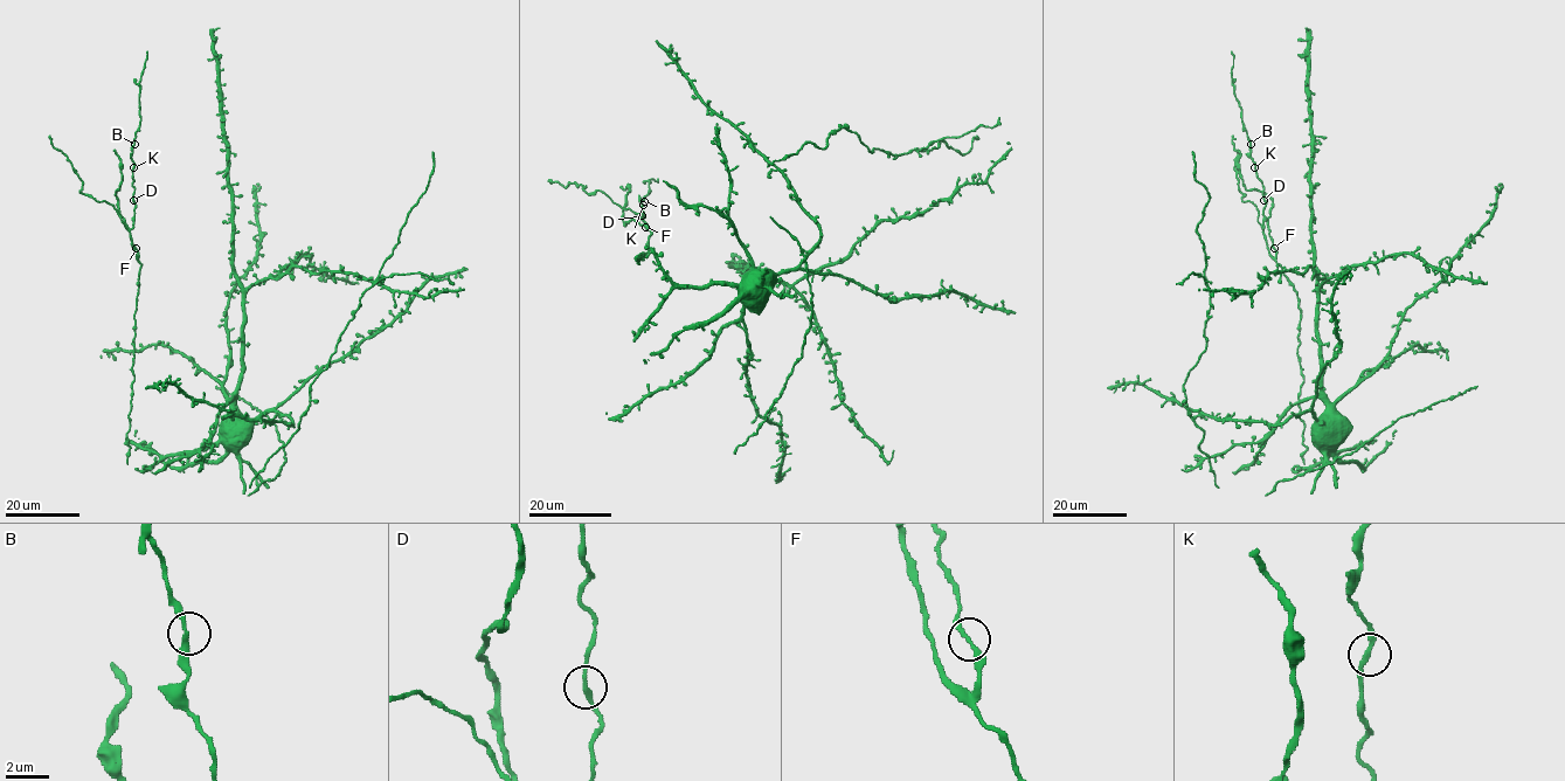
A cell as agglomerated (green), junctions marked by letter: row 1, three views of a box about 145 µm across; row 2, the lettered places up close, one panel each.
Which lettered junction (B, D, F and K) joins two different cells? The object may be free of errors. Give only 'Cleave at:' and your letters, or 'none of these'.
Cleave at: none of these

